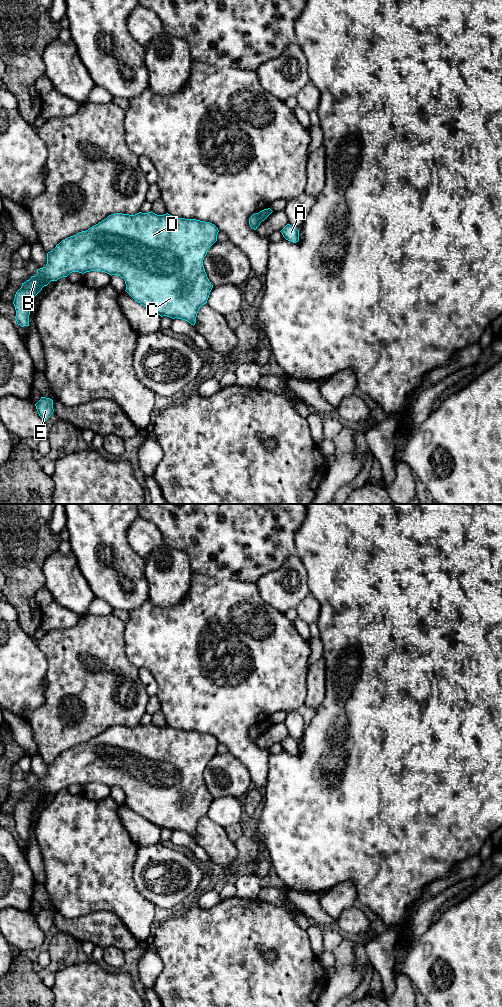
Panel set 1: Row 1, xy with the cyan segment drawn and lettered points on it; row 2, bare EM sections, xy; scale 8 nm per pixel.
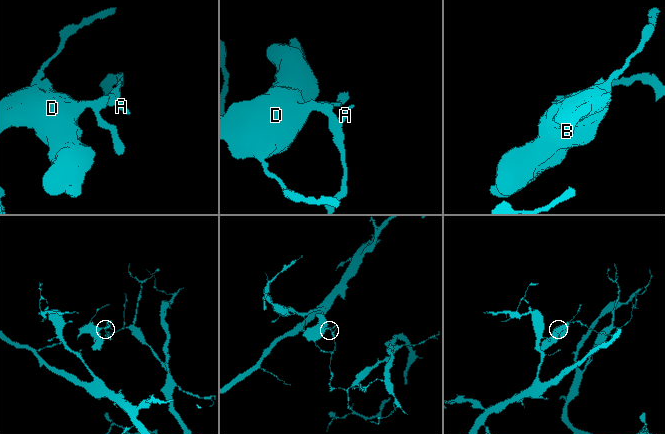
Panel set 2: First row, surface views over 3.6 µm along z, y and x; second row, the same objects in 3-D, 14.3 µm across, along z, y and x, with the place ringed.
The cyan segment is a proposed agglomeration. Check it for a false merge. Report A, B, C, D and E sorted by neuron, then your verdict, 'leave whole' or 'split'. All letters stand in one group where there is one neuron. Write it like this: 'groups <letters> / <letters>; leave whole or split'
groups A E / B C D; split

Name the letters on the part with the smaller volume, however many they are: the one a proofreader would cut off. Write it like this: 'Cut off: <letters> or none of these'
Cut off: B, C, D

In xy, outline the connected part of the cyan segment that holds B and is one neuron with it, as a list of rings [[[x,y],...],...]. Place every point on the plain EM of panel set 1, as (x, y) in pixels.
[[[139,724],[135,727],[115,725],[92,738],[86,743],[77,745],[62,752],[47,765],[47,776],[37,781],[37,786],[22,795],[13,813],[17,836],[21,839],[29,838],[29,827],[33,810],[51,793],[67,789],[72,784],[86,785],[101,783],[109,787],[118,787],[124,791],[126,804],[138,815],[161,829],[182,831],[195,837],[200,819],[207,815],[213,797],[209,793],[203,778],[203,772],[210,759],[217,753],[218,740],[205,733],[185,731],[168,725]]]

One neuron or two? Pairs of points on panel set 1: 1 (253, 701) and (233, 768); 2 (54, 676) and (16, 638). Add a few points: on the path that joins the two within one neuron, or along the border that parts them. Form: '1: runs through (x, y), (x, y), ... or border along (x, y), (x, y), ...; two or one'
1: border along (228, 751), (247, 769), (250, 777); two
2: border along (37, 646), (46, 659), (46, 678); two

